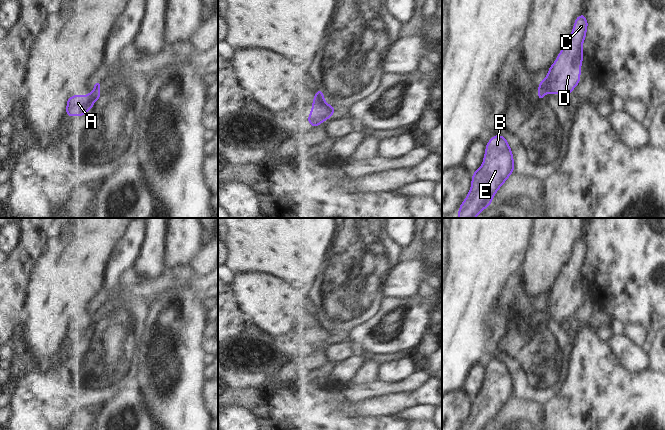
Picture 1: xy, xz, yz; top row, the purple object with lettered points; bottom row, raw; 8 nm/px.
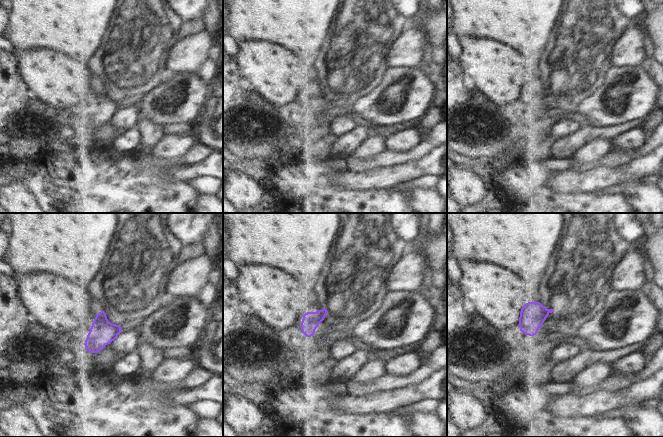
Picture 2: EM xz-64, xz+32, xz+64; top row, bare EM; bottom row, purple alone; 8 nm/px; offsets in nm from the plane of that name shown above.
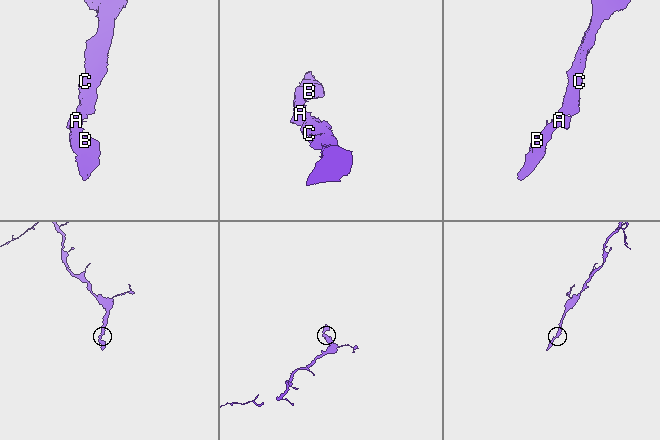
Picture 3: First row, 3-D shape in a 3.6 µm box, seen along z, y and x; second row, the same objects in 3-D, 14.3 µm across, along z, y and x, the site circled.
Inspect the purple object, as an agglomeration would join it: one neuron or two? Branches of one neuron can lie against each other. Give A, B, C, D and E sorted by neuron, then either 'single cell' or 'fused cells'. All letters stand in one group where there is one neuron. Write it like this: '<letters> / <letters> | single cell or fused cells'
A B C D E | single cell

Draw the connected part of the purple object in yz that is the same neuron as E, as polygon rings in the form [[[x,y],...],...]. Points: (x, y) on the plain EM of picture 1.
[[[496,359],[486,369],[482,390],[473,397],[472,410],[461,430],[488,430],[514,394],[513,380],[506,363]]]

